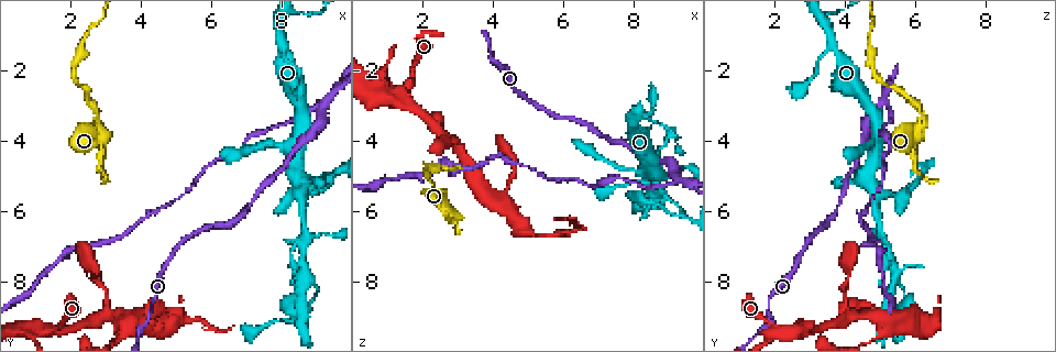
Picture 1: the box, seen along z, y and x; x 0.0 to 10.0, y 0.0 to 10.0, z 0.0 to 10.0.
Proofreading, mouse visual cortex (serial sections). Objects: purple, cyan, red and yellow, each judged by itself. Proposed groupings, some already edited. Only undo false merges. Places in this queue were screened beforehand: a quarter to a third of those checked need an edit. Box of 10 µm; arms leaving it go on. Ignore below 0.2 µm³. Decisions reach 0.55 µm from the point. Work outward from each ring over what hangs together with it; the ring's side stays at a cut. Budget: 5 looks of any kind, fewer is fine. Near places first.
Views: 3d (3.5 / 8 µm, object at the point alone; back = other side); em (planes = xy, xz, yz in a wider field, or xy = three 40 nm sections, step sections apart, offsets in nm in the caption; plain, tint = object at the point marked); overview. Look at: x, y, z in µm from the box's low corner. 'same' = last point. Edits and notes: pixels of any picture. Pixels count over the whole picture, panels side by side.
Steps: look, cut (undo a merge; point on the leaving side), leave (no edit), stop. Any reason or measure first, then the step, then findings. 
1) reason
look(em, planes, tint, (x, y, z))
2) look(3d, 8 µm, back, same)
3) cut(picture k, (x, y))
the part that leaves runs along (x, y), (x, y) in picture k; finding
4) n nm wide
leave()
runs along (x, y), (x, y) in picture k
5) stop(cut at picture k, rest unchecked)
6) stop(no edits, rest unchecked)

sharp bend
look(3d, 3.5 µm, (9.15, 2.90, 5.00))

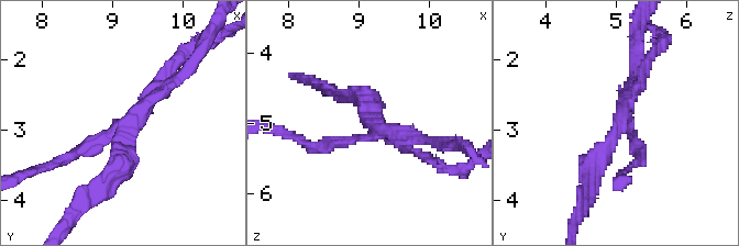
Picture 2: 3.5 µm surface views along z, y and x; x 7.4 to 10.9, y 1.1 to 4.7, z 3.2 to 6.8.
3 arms; arms of 150, 200, 250 nm; shape alone is not enough
look(em, planes, tint, (9.20, 2.95, 5.05))

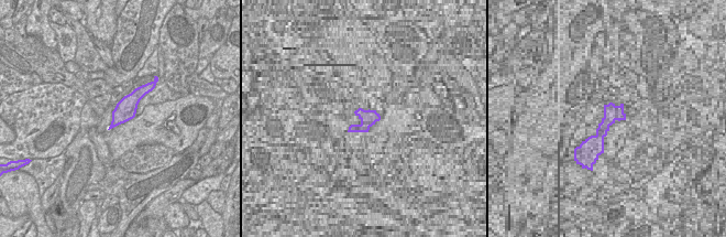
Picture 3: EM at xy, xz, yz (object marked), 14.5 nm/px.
cut(picture 2, (89, 148))
the part that leaves runs along (112, 133), (34, 170) in picture 2; two cells meet here

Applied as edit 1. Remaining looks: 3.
see it whole again
look(overview)

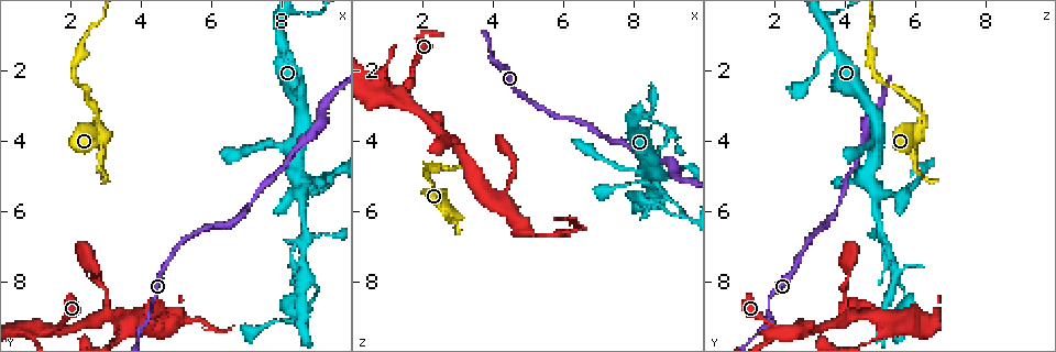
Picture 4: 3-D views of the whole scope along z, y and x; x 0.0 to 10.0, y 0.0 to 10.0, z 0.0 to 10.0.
thin neck
look(3d, 3.5 µm, (8.65, 7.75, 5.45))

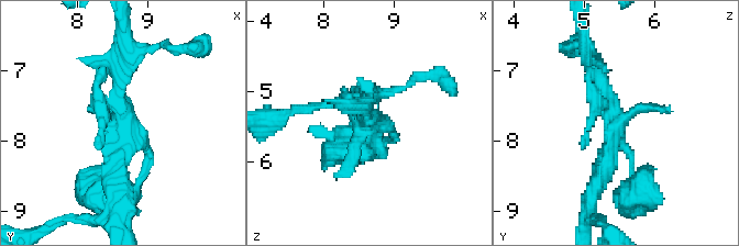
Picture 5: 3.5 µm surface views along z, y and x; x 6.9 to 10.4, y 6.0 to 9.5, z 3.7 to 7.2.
leave()
all the same cell

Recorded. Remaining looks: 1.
stop(cut at picture 2, rest unchecked)

